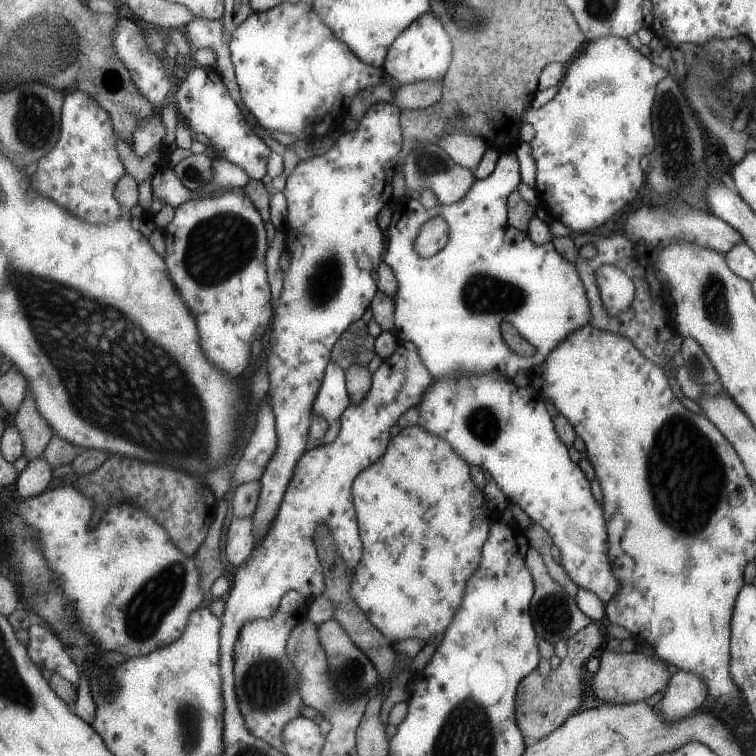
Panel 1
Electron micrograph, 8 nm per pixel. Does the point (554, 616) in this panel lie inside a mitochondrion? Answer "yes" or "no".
yes

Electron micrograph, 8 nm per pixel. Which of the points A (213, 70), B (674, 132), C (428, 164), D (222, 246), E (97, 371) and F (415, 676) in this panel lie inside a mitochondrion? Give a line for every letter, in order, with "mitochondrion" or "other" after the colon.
A: other
B: mitochondrion
C: mitochondrion
D: mitochondrion
E: mitochondrion
F: other

